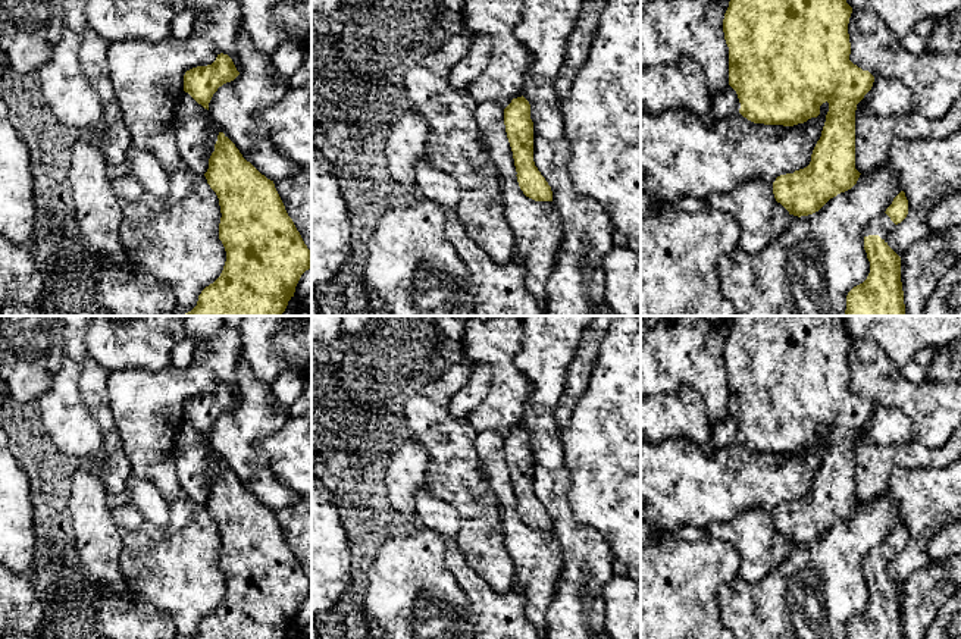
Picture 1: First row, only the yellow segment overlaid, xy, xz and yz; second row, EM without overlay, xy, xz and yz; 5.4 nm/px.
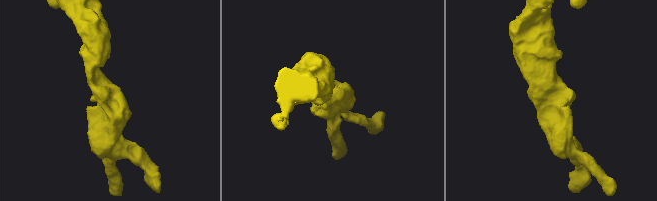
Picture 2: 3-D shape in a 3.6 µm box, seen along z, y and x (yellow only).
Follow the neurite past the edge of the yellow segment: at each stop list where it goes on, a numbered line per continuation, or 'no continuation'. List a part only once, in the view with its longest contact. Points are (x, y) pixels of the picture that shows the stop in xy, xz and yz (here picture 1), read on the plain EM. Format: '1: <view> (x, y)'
1: yz (880, 554)

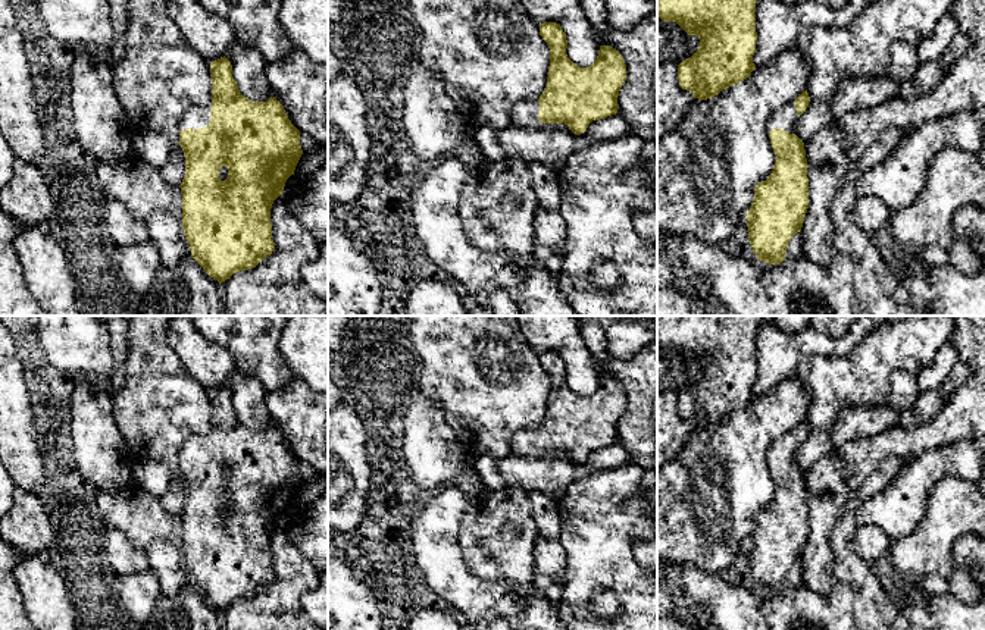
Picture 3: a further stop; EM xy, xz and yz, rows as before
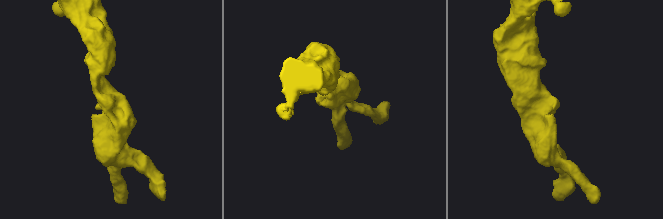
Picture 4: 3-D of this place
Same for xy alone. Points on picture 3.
1: xy (194, 447)

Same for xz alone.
1: xz (525, 442)

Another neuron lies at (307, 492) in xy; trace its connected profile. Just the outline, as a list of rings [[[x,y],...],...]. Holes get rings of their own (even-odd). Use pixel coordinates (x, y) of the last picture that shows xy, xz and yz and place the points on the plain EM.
[[[319,474],[318,480],[313,483],[307,483],[303,480],[303,483],[296,495],[294,504],[297,507],[304,507],[304,505],[313,502],[316,498],[319,498],[326,489],[328,489],[326,476]]]

